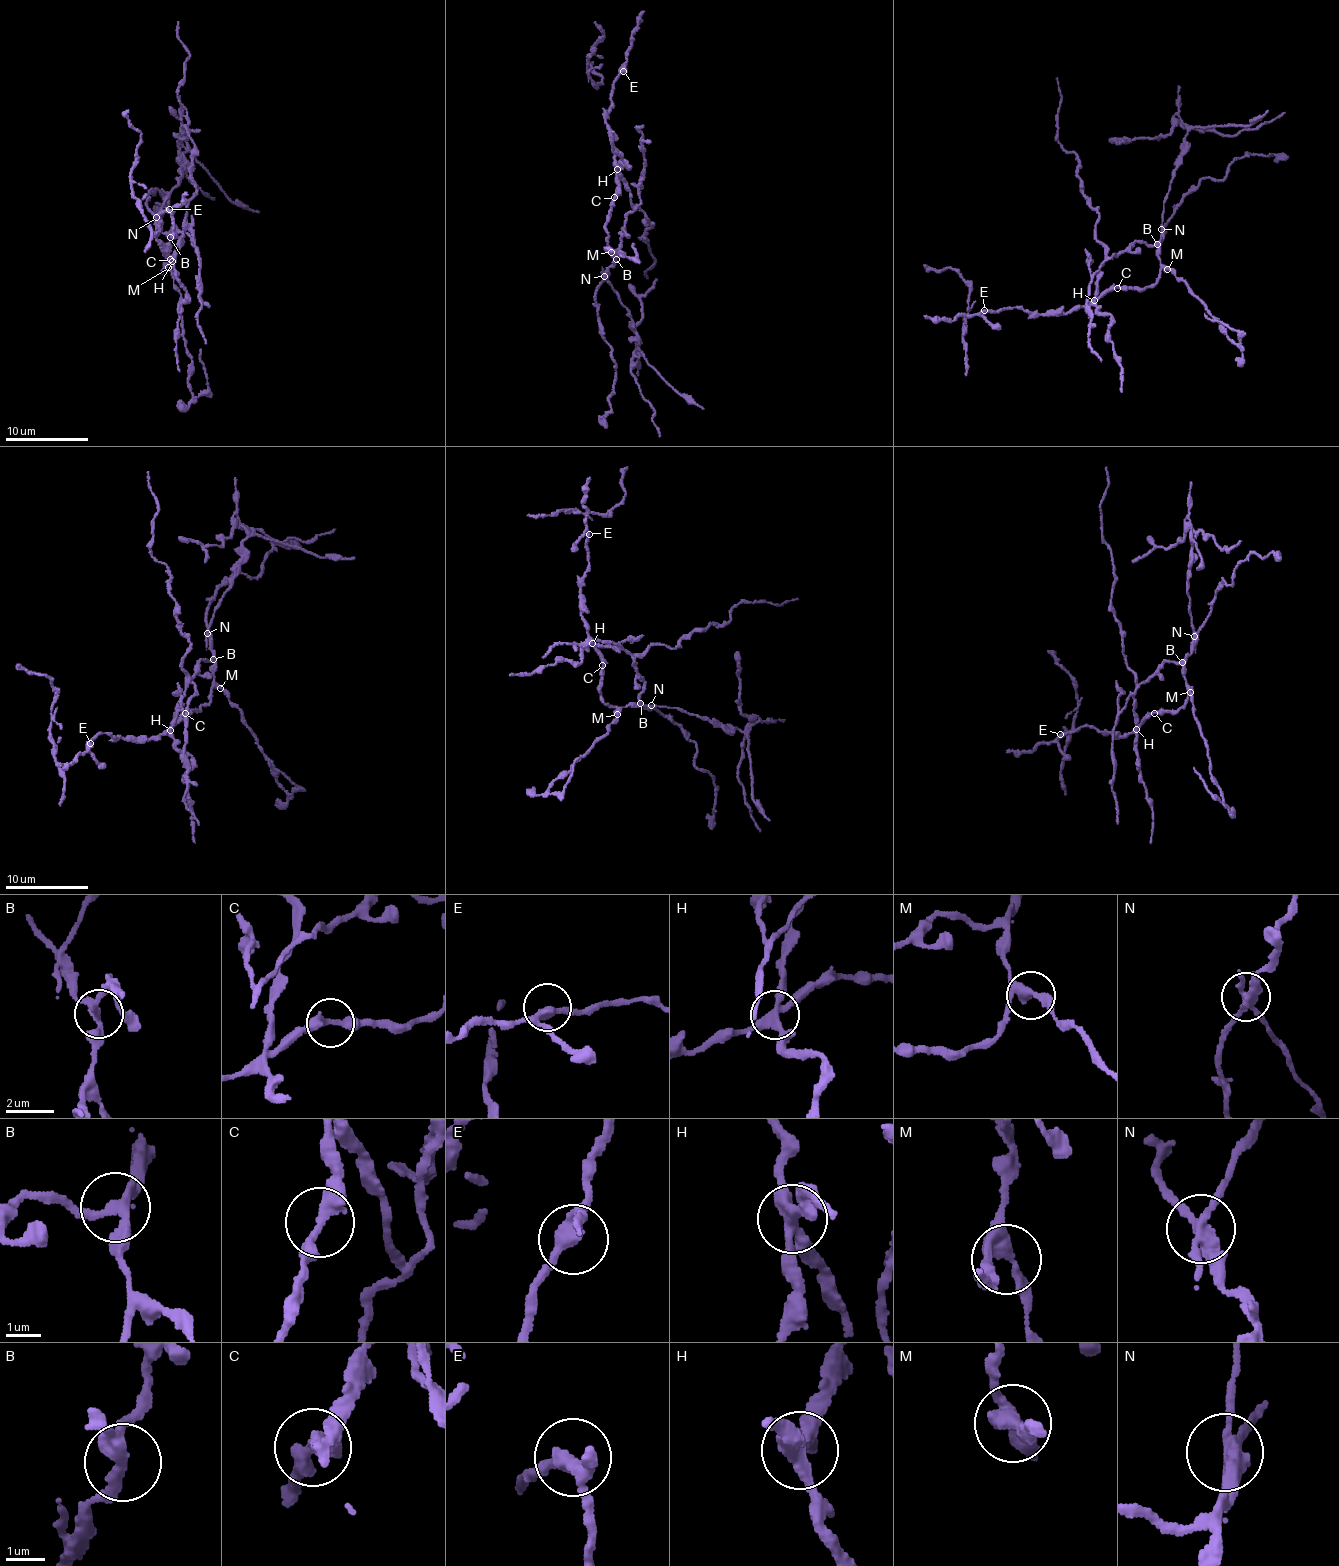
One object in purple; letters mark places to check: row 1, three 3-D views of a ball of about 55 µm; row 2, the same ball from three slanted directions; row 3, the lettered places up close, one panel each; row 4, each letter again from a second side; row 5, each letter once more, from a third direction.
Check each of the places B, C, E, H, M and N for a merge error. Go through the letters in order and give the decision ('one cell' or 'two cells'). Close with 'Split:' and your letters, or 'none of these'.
B: two cells
C: one cell
E: one cell
H: two cells
M: one cell
N: two cells
Split: B, H, N

